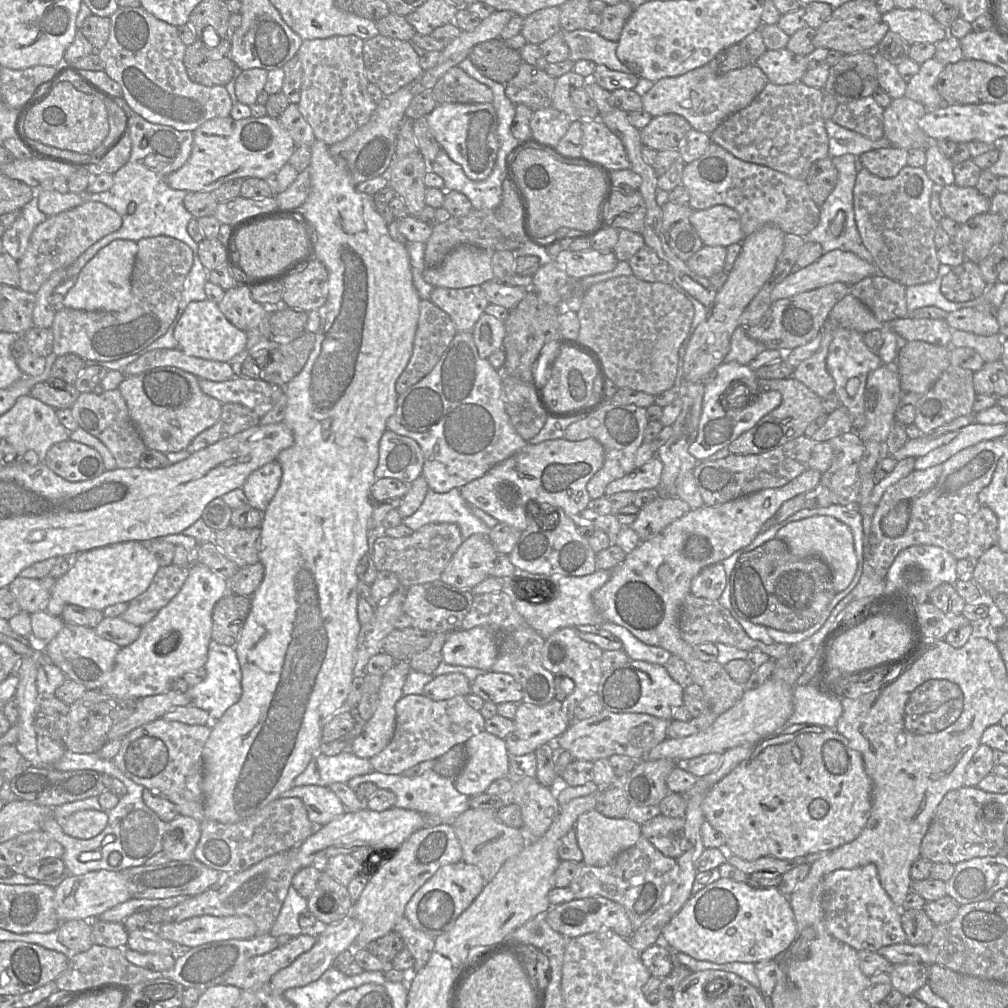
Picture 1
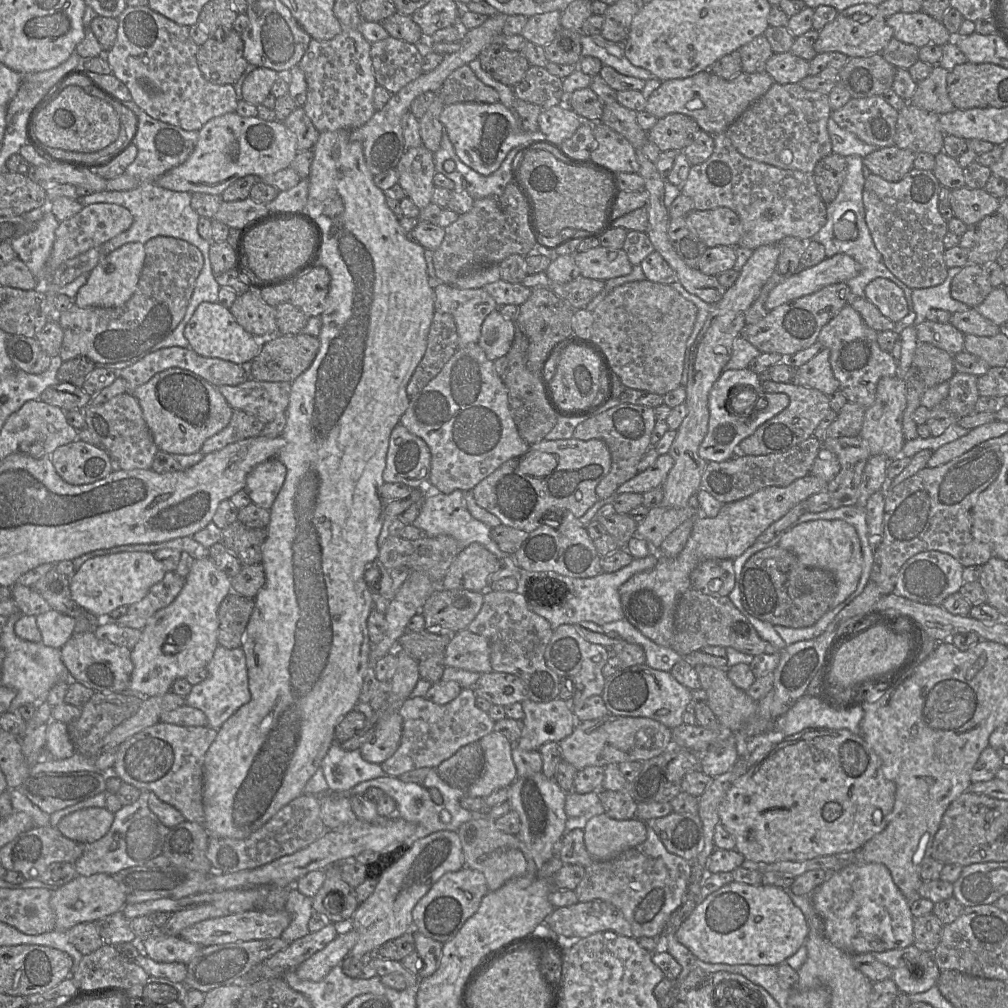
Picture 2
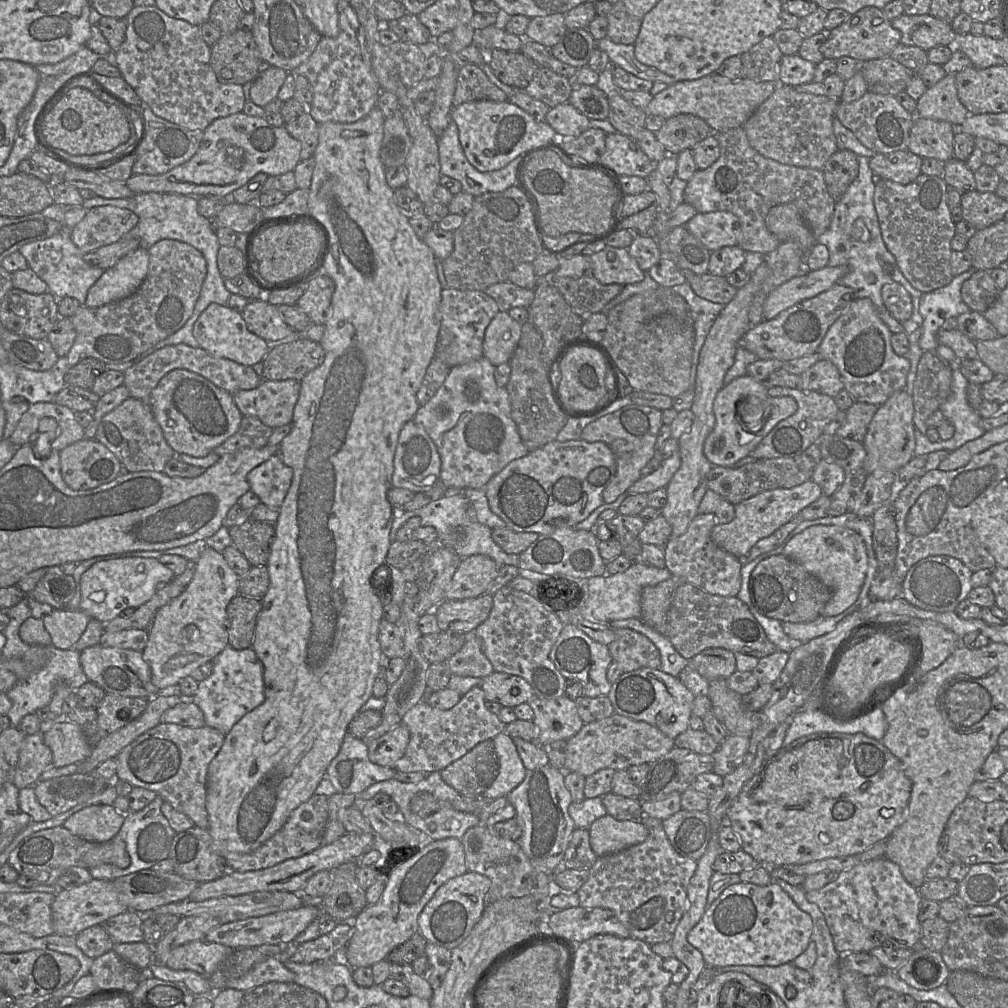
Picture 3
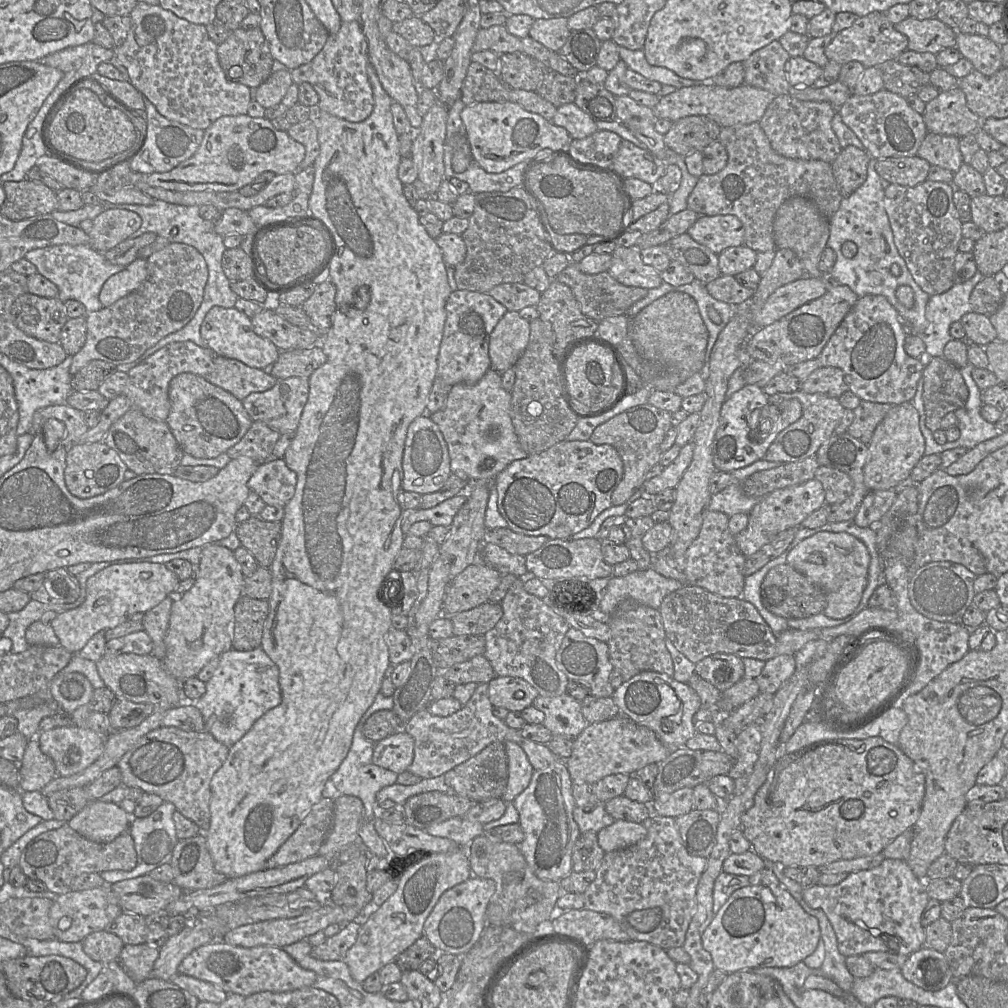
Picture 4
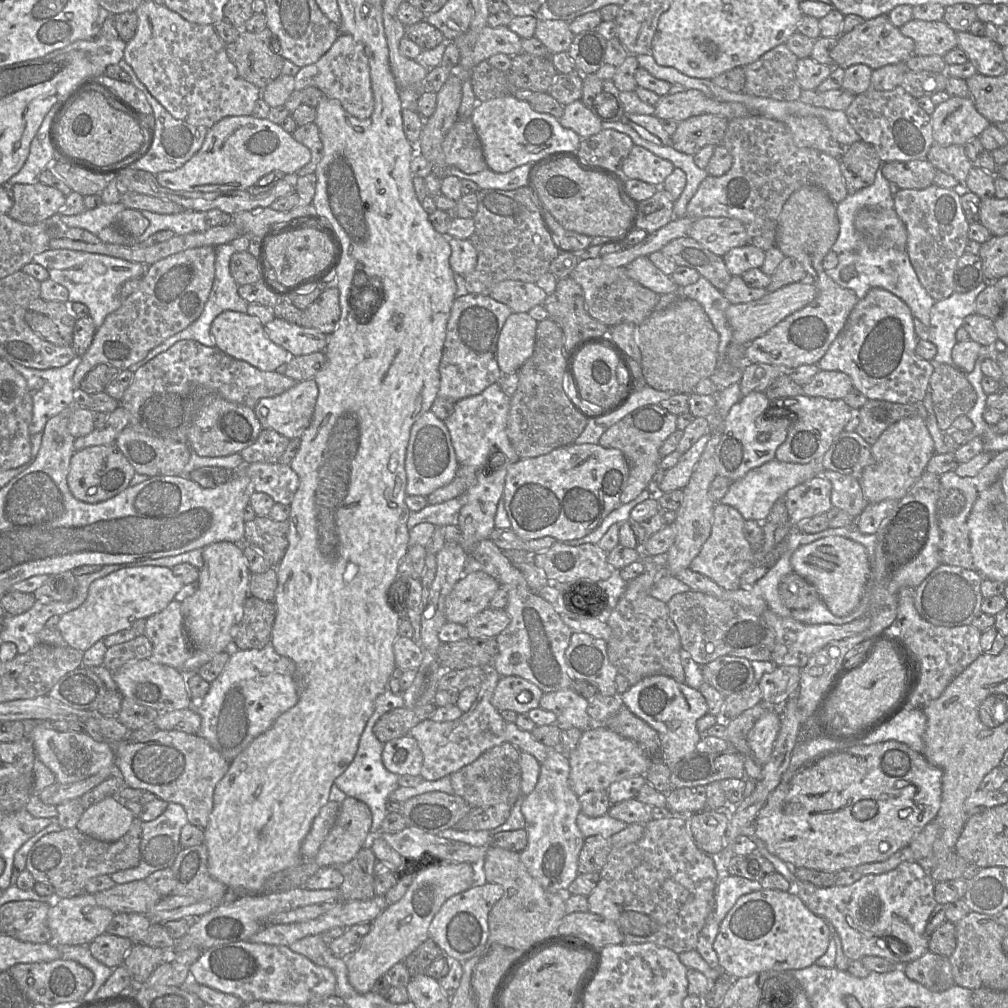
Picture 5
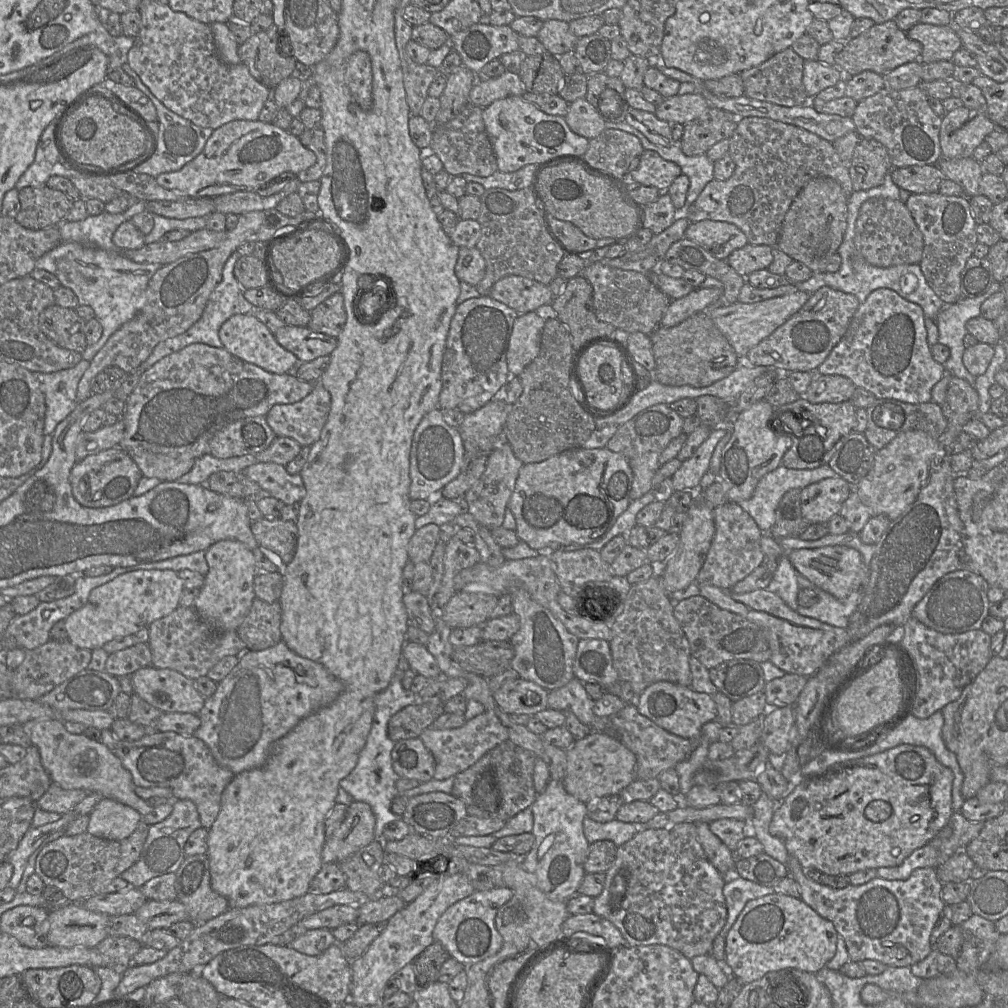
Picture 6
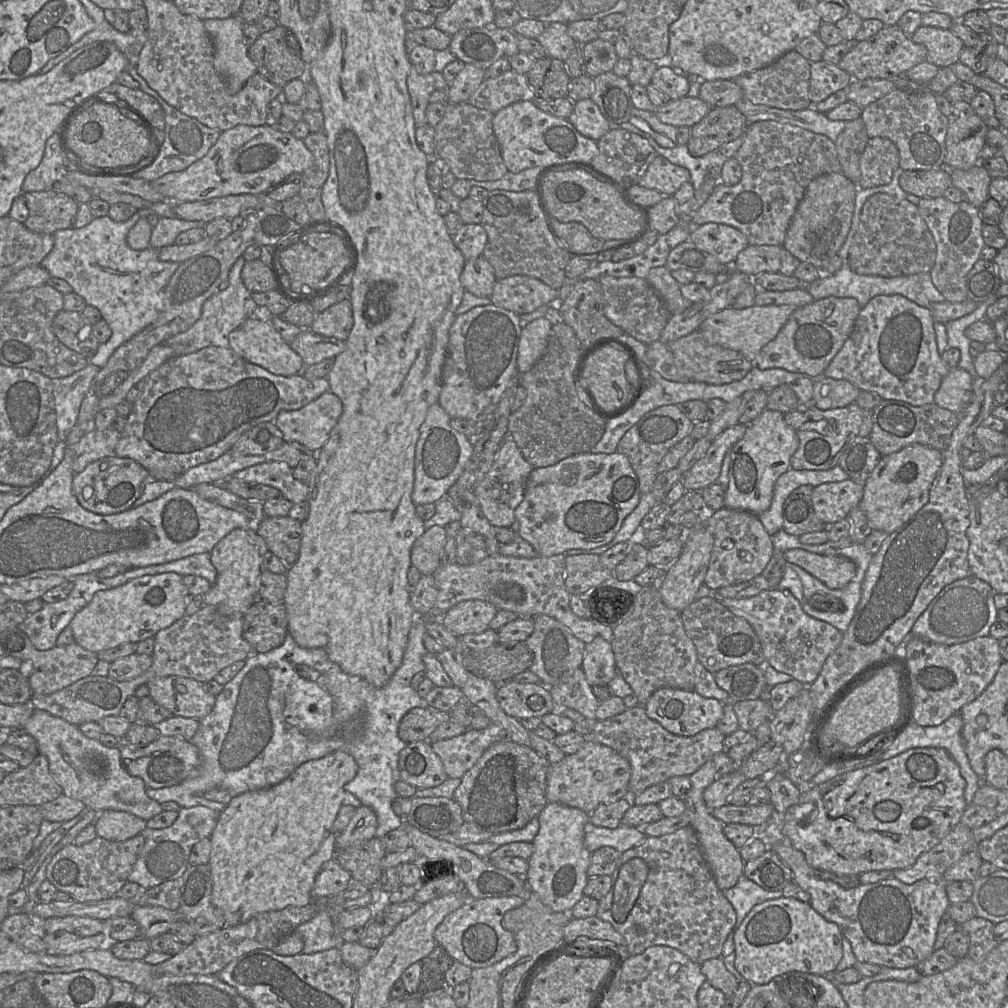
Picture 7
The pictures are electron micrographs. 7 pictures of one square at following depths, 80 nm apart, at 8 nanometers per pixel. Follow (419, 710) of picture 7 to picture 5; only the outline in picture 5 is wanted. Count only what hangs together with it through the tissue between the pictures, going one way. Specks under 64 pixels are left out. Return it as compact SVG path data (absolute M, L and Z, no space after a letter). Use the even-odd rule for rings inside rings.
M436 703L416 708L396 708L383 714L373 727L379 741L387 741L409 735L410 730L423 720L429 719L437 709Z

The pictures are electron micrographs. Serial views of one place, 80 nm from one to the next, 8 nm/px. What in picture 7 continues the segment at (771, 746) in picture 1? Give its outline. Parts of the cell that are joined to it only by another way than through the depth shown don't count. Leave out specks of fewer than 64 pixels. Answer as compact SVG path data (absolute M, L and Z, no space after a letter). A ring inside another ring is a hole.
M935 747L912 748L890 759L844 772L801 793L798 803L789 808L784 816L782 833L797 850L803 852L808 864L816 870L824 870L840 876L859 876L869 871L907 869L920 855L936 846L961 822L963 812L968 806L964 797L965 787L966 781L960 773L959 765L946 750Z

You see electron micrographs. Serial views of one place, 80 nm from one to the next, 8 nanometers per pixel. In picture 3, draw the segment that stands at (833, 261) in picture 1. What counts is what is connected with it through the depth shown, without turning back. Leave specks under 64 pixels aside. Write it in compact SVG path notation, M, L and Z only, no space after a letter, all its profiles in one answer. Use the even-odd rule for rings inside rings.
M847 265L802 270L769 294L763 305L764 320L773 319L782 311L827 291L834 284L840 283L848 272Z

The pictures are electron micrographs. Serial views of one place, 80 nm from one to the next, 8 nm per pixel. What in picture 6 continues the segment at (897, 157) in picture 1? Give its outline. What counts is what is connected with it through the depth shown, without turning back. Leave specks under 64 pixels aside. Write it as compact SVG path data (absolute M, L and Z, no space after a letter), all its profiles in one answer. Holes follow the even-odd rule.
M937 164L893 167L890 174L900 189L915 194L938 192L946 178Z

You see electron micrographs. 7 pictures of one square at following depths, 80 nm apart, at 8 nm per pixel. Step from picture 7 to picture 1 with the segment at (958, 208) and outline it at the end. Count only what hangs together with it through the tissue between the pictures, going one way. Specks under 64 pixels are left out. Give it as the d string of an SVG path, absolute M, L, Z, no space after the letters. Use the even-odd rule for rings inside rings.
M861 164L853 190L854 215L862 242L872 254L876 267L888 278L908 287L934 281L941 264L934 235L939 222L930 212L930 199L935 183L923 167L903 167L893 178L880 178L870 173Z

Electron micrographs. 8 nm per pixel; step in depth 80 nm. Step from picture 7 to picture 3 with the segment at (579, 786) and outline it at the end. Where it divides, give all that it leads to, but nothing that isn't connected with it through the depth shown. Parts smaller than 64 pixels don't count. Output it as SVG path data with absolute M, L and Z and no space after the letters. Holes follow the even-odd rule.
M615 713L606 719L584 724L576 735L567 740L564 771L587 777L606 768L626 770L633 765L650 764L673 748L674 740L657 727Z

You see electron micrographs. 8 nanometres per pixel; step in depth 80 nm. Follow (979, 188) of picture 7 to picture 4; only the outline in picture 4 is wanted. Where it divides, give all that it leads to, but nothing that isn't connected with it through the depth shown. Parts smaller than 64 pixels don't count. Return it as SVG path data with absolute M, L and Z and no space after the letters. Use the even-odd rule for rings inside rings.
M928 132L922 141L917 156L955 173L964 163L956 136Z

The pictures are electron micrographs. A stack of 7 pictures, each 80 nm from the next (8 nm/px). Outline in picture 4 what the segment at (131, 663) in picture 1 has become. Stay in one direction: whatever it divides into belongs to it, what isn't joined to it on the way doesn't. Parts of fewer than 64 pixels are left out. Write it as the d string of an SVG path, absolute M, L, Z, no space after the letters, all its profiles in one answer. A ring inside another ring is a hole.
M219 544L205 545L202 547L200 562L195 567L193 586L172 604L165 636L166 654L162 662L167 671L180 682L196 676L210 660L232 648L234 606L243 595L245 577L232 550Z

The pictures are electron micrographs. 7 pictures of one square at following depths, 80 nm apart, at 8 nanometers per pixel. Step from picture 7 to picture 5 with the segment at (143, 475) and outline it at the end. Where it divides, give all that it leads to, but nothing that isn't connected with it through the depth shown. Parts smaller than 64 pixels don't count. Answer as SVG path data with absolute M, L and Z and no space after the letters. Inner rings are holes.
M103 445L75 451L71 457L67 484L72 495L85 503L99 503L118 495L130 486L135 469L115 445Z

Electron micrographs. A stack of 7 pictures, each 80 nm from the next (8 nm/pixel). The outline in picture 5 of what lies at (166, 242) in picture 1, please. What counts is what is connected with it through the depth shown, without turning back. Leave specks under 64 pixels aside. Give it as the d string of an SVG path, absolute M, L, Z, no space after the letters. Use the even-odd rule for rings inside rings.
M203 246L178 252L148 266L137 289L123 298L121 306L109 314L96 329L93 341L81 356L81 362L73 375L76 392L81 391L79 387L85 375L97 365L110 364L121 371L128 370L131 365L143 360L152 349L196 321L204 309L214 282L215 259L215 247Z

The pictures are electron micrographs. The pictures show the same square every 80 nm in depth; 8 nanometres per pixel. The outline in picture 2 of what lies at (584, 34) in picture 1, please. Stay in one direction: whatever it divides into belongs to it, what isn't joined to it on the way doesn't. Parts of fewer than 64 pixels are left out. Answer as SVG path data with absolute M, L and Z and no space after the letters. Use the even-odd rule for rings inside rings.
M582 35L582 57L594 57L603 66L609 66L620 74L635 77L644 81L655 78L649 71L630 63L624 53L624 42L612 42L601 35Z

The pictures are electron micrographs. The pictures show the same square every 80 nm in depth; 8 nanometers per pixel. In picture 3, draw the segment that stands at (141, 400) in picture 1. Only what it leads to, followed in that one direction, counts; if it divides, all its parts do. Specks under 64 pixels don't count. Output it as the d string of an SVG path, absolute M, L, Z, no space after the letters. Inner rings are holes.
M184 369L168 372L152 390L148 405L176 454L204 457L235 434L243 415L233 395L205 377Z

